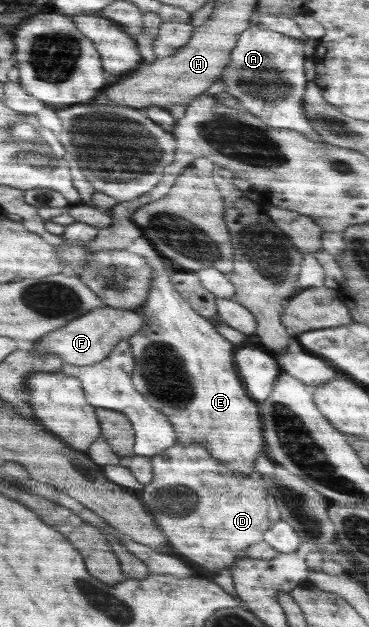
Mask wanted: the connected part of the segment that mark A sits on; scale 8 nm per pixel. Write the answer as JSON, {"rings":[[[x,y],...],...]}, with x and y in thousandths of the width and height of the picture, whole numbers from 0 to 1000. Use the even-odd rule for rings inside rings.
{"rings":[[[705,37],[678,40],[650,54],[648,65],[629,78],[623,99],[602,110],[593,126],[612,137],[610,147],[634,153],[659,175],[710,190],[721,203],[802,207],[829,220],[851,220],[862,211],[840,204],[840,195],[818,175],[818,153],[829,144],[829,93],[818,77],[824,73],[808,61],[775,57]],[[737,115],[748,121],[737,121]]]}

